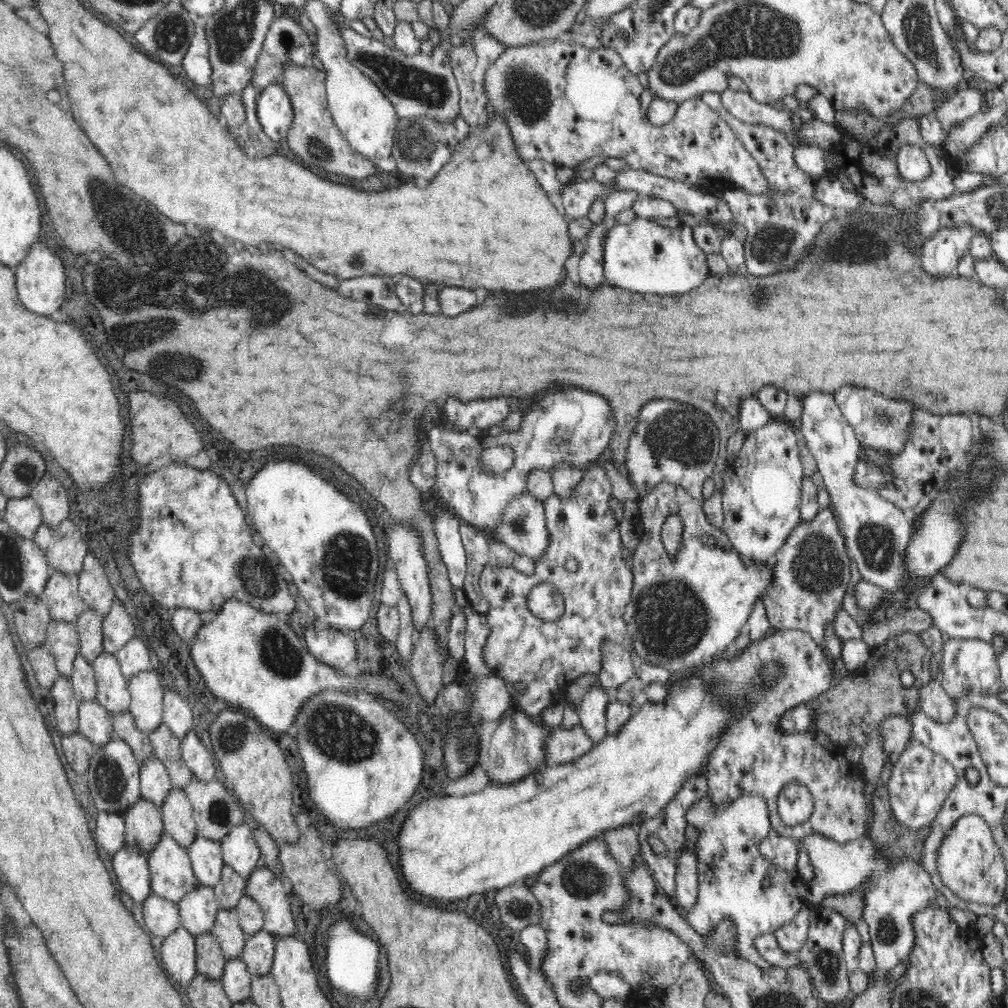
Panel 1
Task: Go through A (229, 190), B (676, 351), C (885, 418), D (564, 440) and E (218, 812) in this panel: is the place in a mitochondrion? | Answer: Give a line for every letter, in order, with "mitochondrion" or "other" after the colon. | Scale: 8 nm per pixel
A: other
B: other
C: mitochondrion
D: mitochondrion
E: mitochondrion

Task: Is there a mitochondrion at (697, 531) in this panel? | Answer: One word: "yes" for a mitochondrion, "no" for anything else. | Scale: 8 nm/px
no

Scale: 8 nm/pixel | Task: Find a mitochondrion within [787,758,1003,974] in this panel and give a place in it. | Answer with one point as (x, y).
(889, 930)

